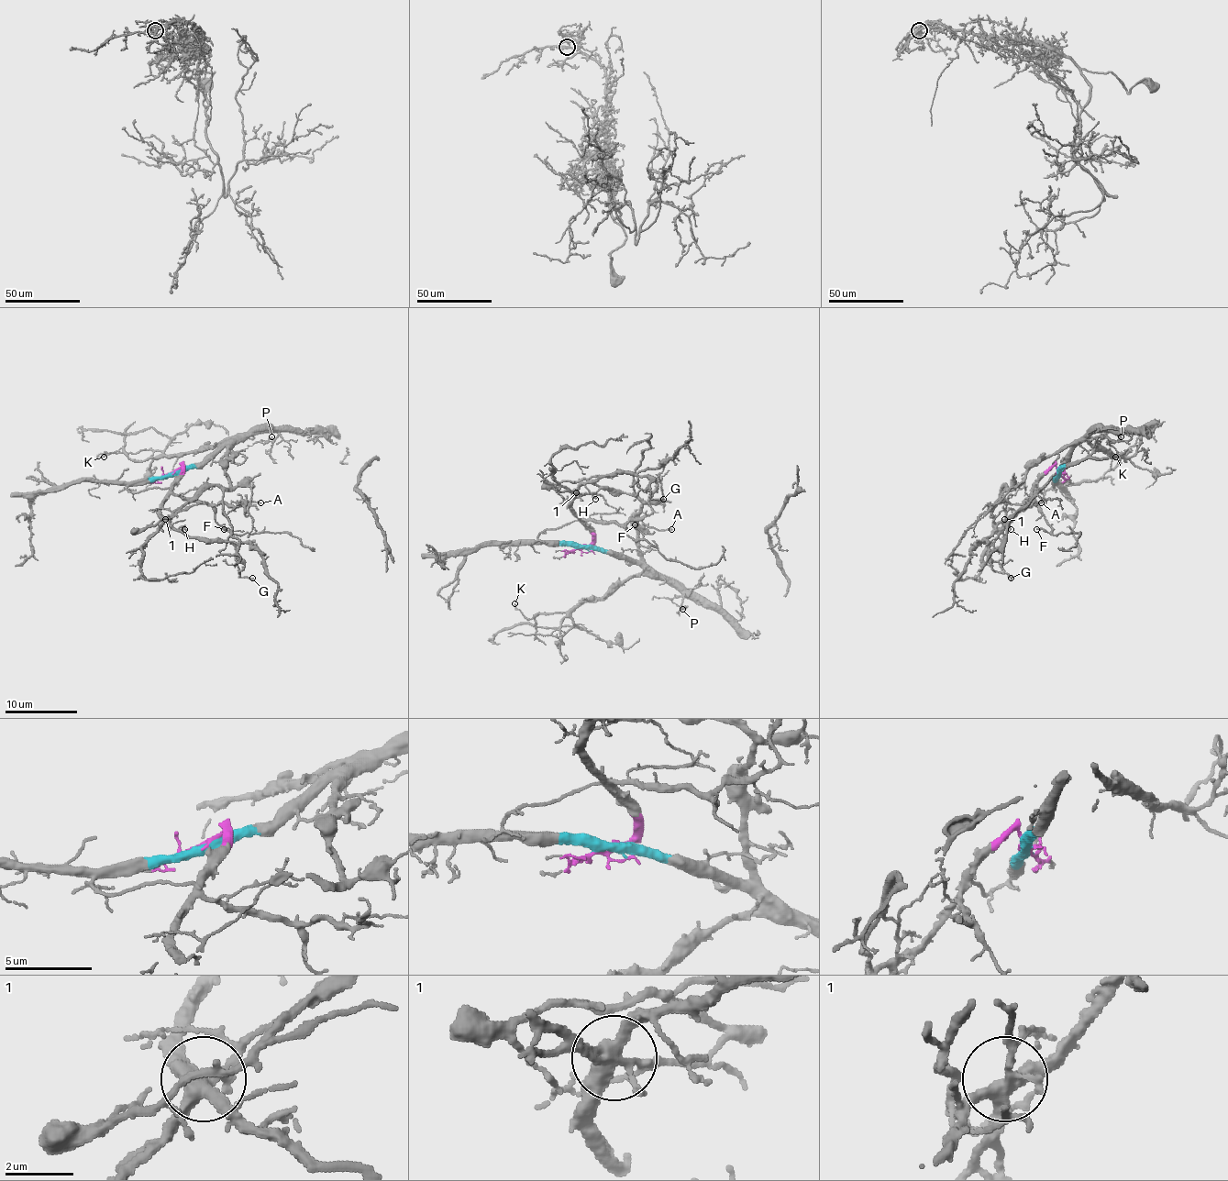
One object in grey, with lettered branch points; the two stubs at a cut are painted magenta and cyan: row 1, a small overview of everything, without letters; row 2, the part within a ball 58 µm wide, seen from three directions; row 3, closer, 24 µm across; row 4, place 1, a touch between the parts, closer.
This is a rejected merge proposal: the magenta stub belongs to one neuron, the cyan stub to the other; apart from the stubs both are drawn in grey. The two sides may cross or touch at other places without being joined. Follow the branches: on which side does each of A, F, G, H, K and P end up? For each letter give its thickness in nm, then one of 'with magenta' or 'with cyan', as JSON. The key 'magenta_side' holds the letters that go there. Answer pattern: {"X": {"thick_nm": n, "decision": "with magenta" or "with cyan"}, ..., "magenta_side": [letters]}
{"A": {"thick_nm": 110, "decision": "with magenta"}, "F": {"thick_nm": 150, "decision": "with magenta"}, "G": {"thick_nm": 110, "decision": "with magenta"}, "H": {"thick_nm": 140, "decision": "with magenta"}, "K": {"thick_nm": 130, "decision": "with cyan"}, "P": {"thick_nm": 120, "decision": "with cyan"}, "magenta_side": ["A", "F", "G", "H"]}

